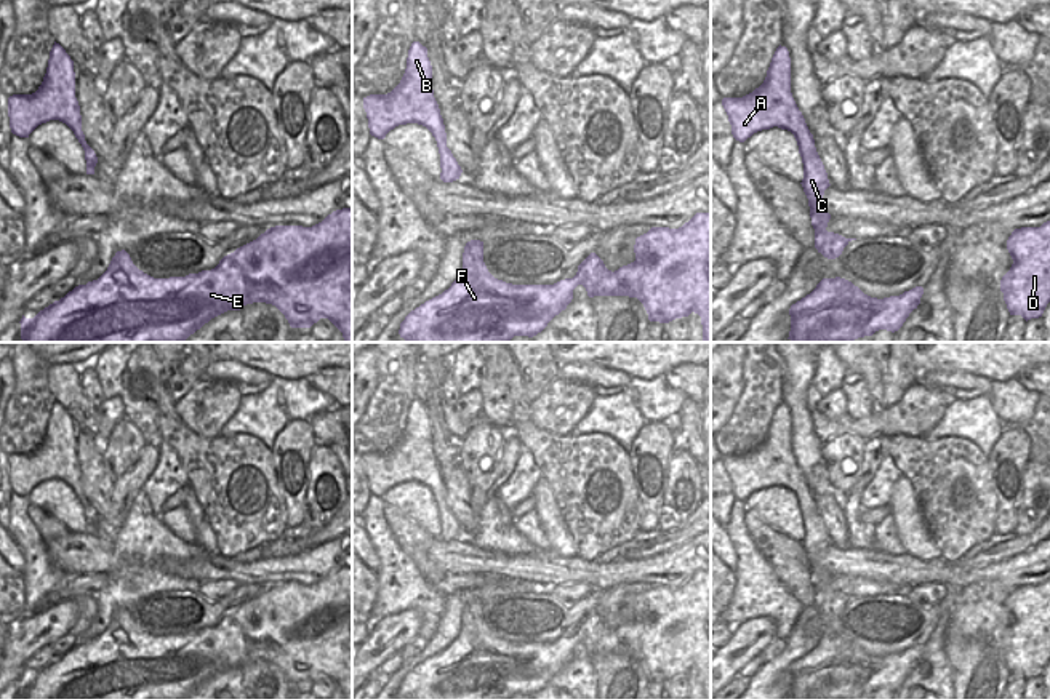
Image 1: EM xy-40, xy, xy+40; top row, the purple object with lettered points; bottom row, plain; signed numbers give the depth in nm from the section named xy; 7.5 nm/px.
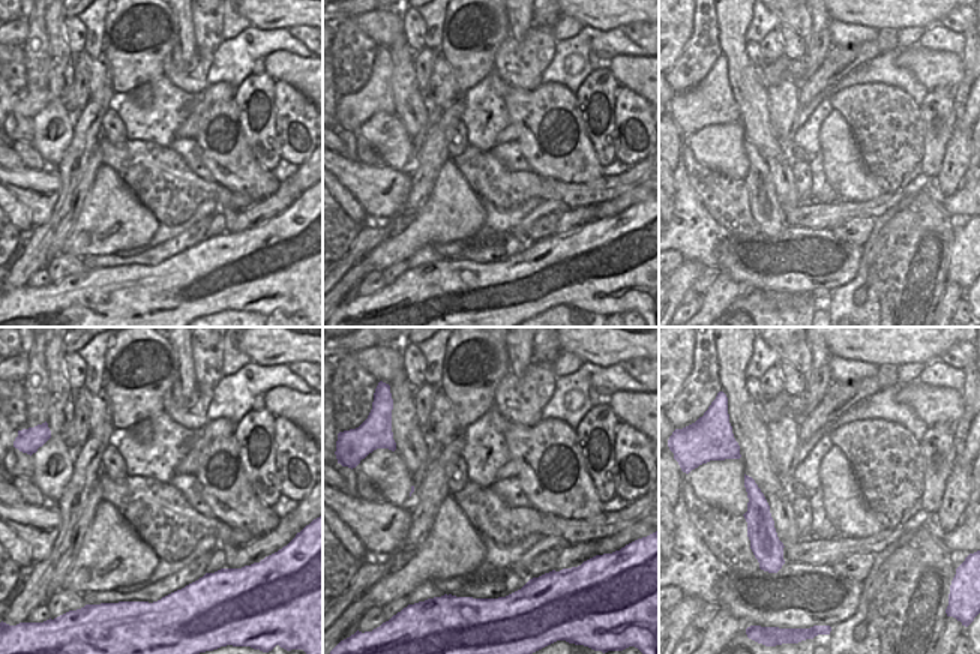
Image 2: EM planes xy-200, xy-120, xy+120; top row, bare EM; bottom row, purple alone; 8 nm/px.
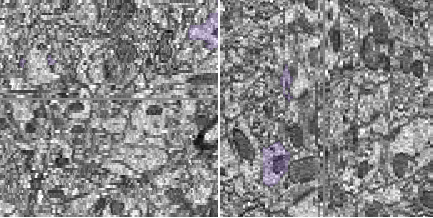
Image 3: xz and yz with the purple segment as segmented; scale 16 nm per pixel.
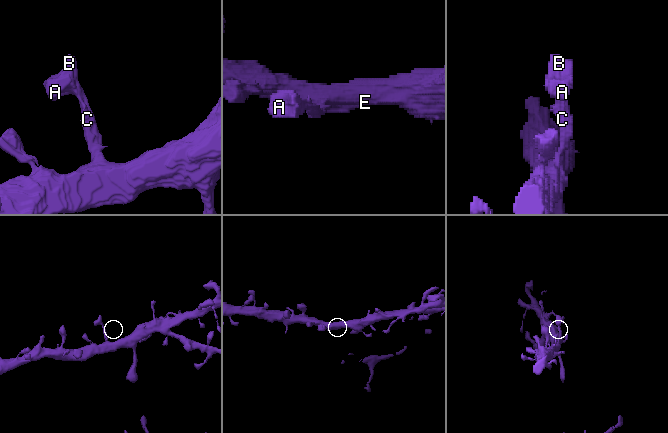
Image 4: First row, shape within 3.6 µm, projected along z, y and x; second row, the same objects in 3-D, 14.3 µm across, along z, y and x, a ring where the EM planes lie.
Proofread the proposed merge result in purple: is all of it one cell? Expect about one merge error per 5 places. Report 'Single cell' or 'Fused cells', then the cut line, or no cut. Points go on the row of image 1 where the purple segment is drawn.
Single cell. No split

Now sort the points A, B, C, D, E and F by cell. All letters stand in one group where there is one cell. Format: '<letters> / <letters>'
A B C D E F

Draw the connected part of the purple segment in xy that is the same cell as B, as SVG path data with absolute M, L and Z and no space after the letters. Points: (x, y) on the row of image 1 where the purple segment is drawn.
M413 42L408 50L407 69L400 83L387 94L363 98L370 134L384 139L399 125L418 123L426 126L437 141L440 154L440 179L453 182L463 170L447 147L447 133L432 90L432 66L427 48Z

